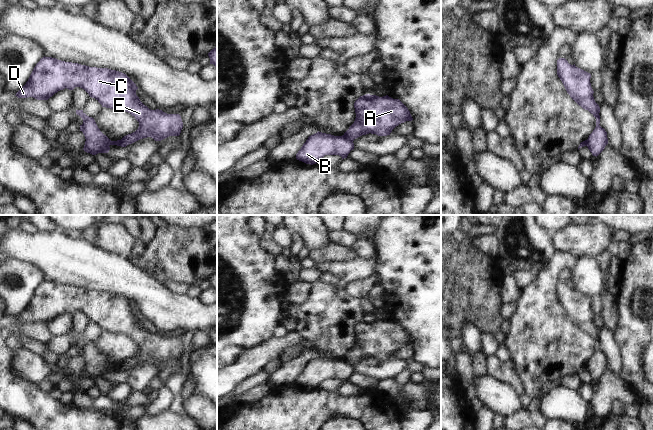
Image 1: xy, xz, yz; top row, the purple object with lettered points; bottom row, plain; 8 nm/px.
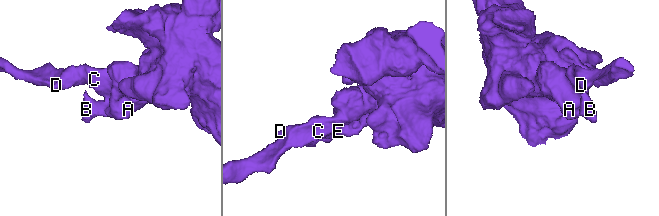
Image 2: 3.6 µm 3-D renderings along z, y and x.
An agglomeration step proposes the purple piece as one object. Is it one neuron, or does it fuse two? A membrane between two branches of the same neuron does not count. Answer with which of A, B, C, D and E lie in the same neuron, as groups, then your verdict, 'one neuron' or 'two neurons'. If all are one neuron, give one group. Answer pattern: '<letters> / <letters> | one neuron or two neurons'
A C D E / B | two neurons

